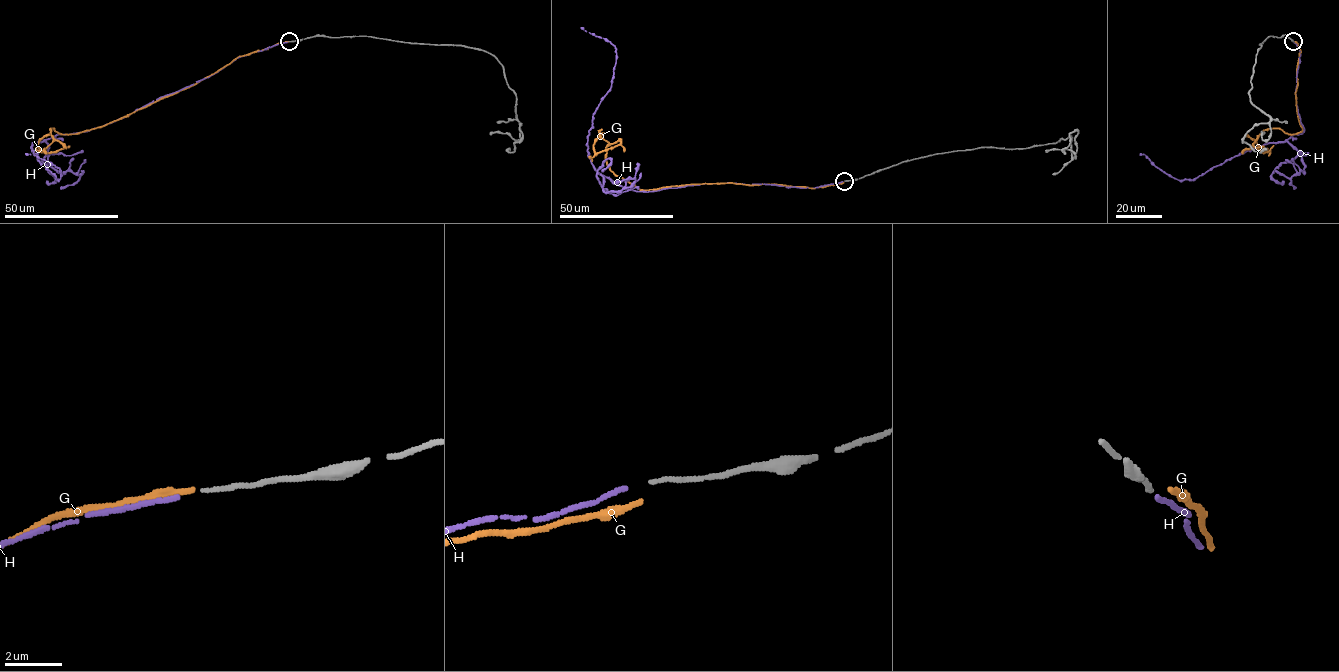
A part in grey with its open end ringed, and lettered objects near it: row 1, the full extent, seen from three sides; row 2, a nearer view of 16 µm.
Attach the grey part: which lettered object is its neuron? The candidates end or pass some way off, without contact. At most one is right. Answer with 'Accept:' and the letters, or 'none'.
Accept: H

